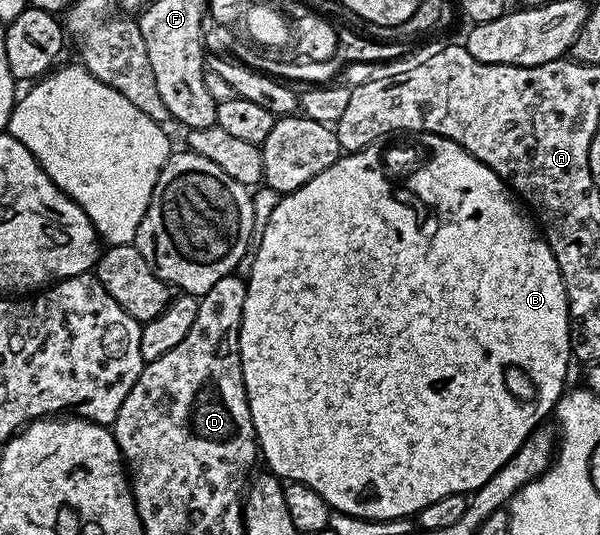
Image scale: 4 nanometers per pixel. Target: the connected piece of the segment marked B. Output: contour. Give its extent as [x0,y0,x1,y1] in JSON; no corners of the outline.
[240,135,570,519]

